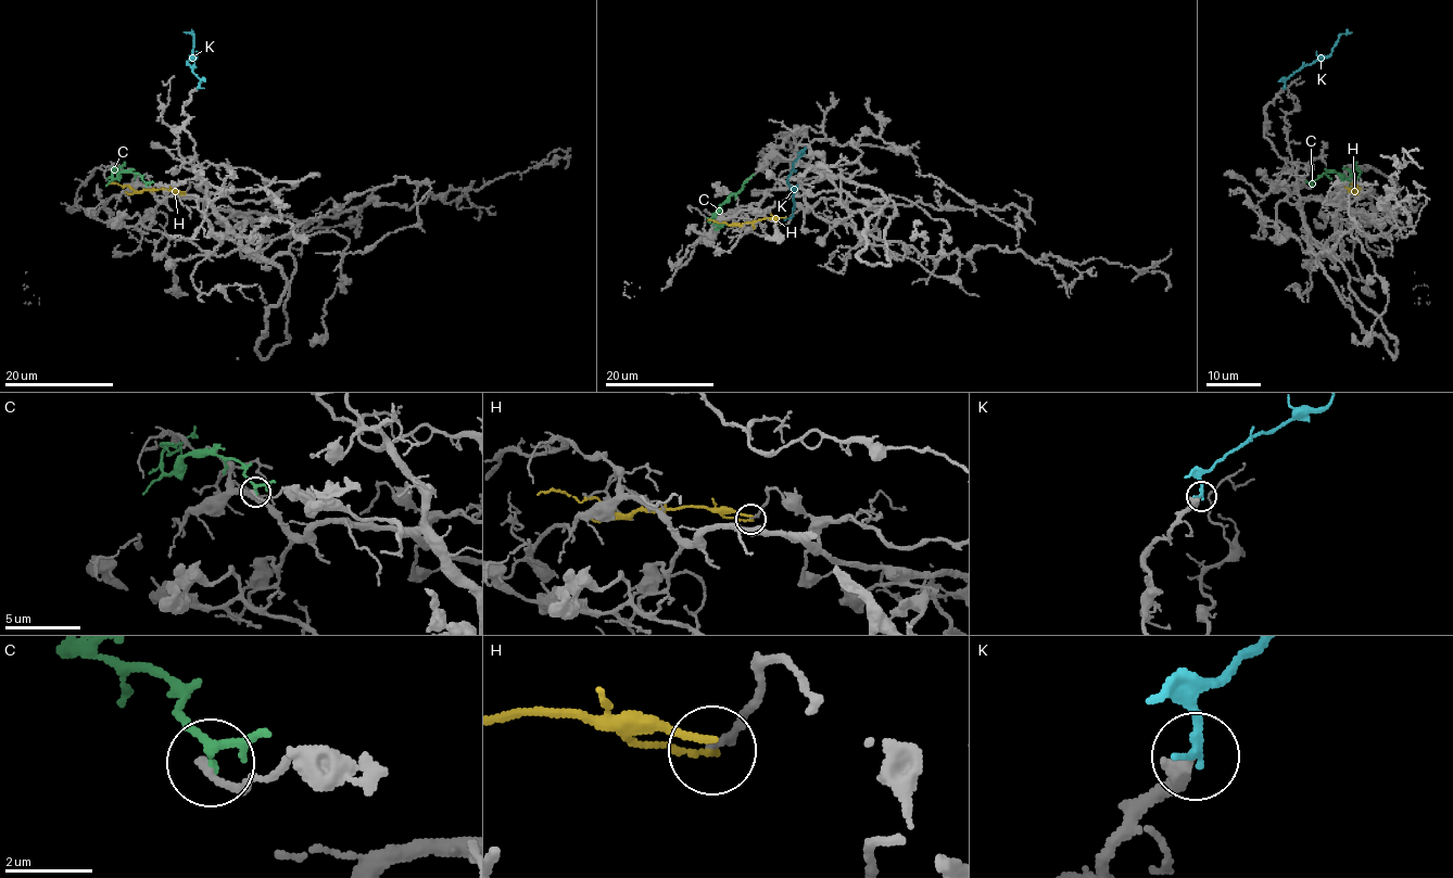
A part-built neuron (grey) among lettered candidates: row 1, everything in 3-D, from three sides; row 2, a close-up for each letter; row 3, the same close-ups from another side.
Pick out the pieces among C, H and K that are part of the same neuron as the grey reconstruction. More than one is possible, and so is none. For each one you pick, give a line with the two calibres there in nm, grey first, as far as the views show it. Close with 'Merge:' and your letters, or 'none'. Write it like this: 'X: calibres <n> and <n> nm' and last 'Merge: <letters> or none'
K: calibres 400 and 240 nm
Merge: K

